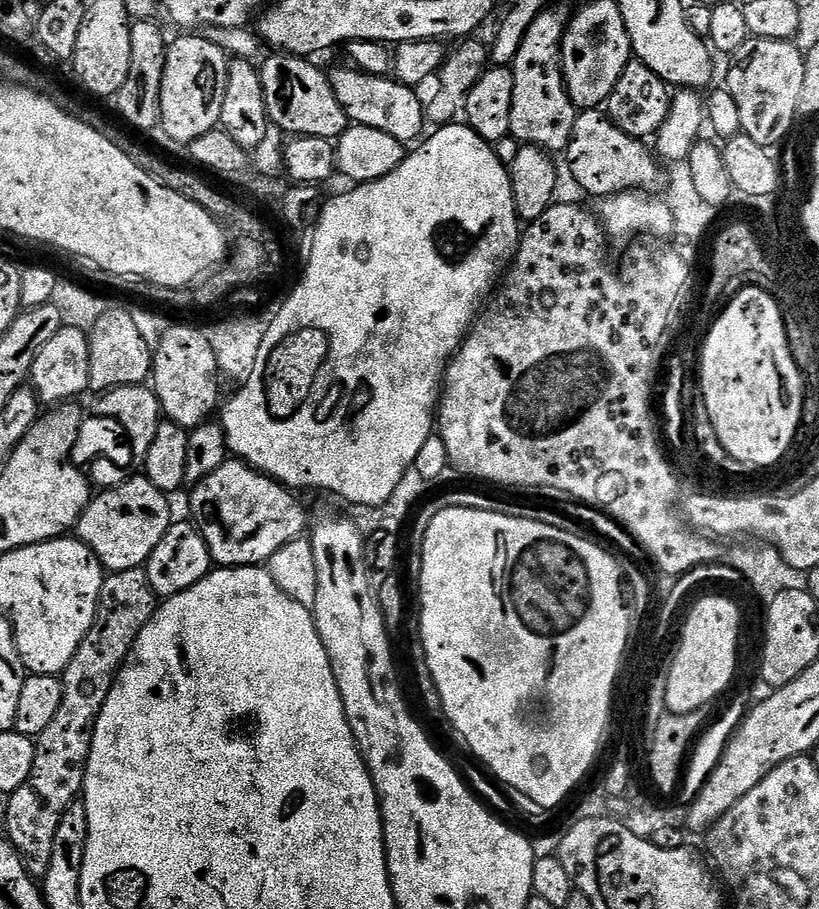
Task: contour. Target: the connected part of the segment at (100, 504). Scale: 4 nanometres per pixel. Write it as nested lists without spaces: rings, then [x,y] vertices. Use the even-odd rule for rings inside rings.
[[[137,474],[133,480],[132,477],[125,479],[124,483],[116,488],[97,491],[85,506],[84,513],[81,514],[74,529],[75,535],[99,558],[109,573],[131,568],[144,568],[150,554],[154,554],[154,546],[158,546],[158,542],[162,542],[166,530],[174,522],[168,500],[169,497],[162,490],[158,490],[158,486],[151,484],[147,476]]]

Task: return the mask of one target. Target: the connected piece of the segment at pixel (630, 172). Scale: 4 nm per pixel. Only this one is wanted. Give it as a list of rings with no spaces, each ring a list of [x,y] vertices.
[[[584,110],[576,117],[566,149],[568,168],[577,186],[595,198],[617,196],[620,192],[652,190],[660,178],[662,180],[662,164],[653,149],[646,145],[644,140],[636,140],[618,130],[618,126],[614,126],[603,111]]]

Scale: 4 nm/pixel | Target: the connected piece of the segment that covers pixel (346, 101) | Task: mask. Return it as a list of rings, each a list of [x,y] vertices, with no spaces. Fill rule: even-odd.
[[[355,66],[347,67],[336,68],[330,72],[330,87],[349,121],[352,124],[374,126],[374,130],[382,130],[382,134],[390,134],[390,138],[398,138],[398,142],[402,142],[406,146],[411,145],[411,140],[419,141],[421,139],[420,131],[423,130],[424,124],[426,125],[426,108],[422,102],[420,105],[420,100],[416,97],[417,93],[413,89],[407,88],[405,84],[396,83],[395,79],[388,76],[371,76]]]

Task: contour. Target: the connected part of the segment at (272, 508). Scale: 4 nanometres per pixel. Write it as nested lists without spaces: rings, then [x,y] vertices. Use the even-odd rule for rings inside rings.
[[[235,458],[225,460],[214,474],[202,478],[191,489],[192,516],[197,528],[200,529],[206,546],[212,552],[213,565],[221,568],[247,568],[249,566],[264,566],[271,560],[274,553],[282,550],[290,542],[301,539],[309,531],[310,519],[304,504],[295,491],[289,490],[283,484],[270,476],[257,472],[256,469]]]

